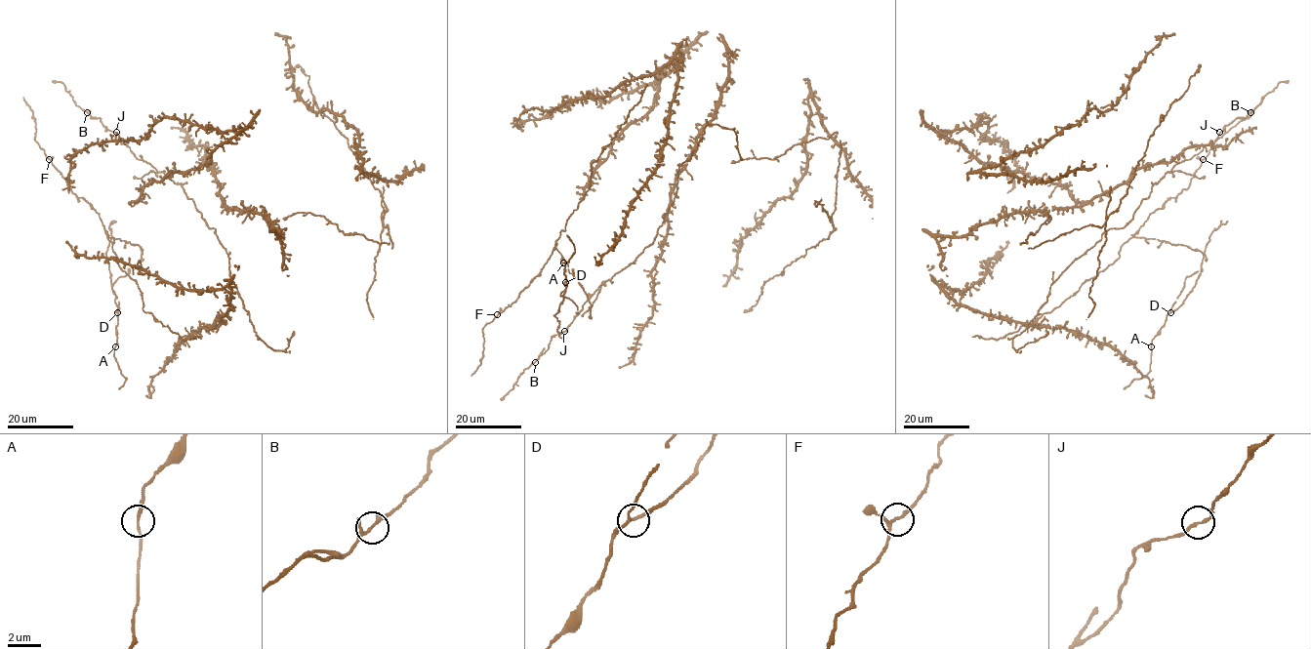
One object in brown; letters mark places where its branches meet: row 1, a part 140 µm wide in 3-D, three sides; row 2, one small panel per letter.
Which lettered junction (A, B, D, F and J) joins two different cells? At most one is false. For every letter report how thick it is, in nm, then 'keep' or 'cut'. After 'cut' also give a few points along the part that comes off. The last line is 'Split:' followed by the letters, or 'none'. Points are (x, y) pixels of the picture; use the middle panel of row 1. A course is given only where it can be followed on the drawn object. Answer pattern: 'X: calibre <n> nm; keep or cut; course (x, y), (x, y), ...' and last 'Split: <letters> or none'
A: calibre 170 nm; keep
B: calibre 140 nm; keep
D: calibre 170 nm; keep
F: calibre 160 nm; keep
J: calibre 170 nm; keep
Split: none

